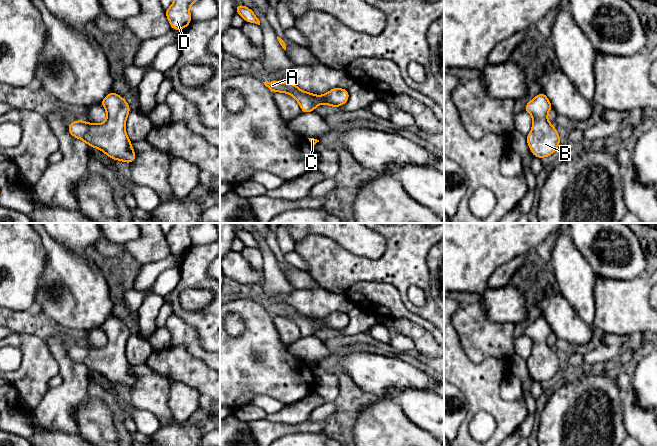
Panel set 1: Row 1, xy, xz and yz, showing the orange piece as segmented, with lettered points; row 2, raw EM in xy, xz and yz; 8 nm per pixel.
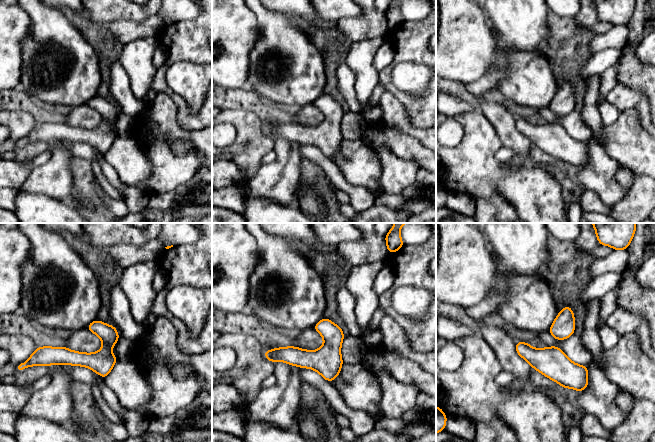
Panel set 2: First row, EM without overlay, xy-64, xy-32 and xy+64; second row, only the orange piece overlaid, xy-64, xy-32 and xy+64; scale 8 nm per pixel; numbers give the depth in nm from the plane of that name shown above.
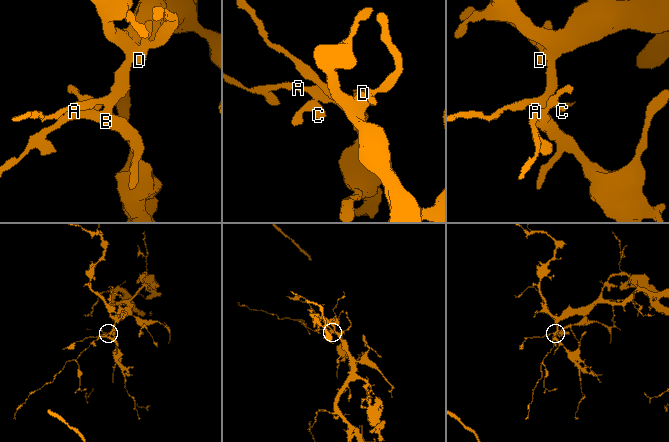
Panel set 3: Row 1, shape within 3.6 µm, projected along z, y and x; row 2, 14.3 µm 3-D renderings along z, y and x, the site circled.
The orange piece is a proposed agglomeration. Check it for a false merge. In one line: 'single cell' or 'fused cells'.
single cell

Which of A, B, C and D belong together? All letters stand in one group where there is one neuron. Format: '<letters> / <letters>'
A B C D

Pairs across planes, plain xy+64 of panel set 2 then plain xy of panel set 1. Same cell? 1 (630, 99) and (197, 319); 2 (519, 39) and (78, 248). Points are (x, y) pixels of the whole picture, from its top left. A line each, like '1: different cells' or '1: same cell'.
1: different cells
2: same cell

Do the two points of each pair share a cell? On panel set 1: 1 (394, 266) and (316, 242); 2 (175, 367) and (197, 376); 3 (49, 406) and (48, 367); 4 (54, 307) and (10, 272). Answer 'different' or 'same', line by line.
1: same
2: same
3: different
4: different

